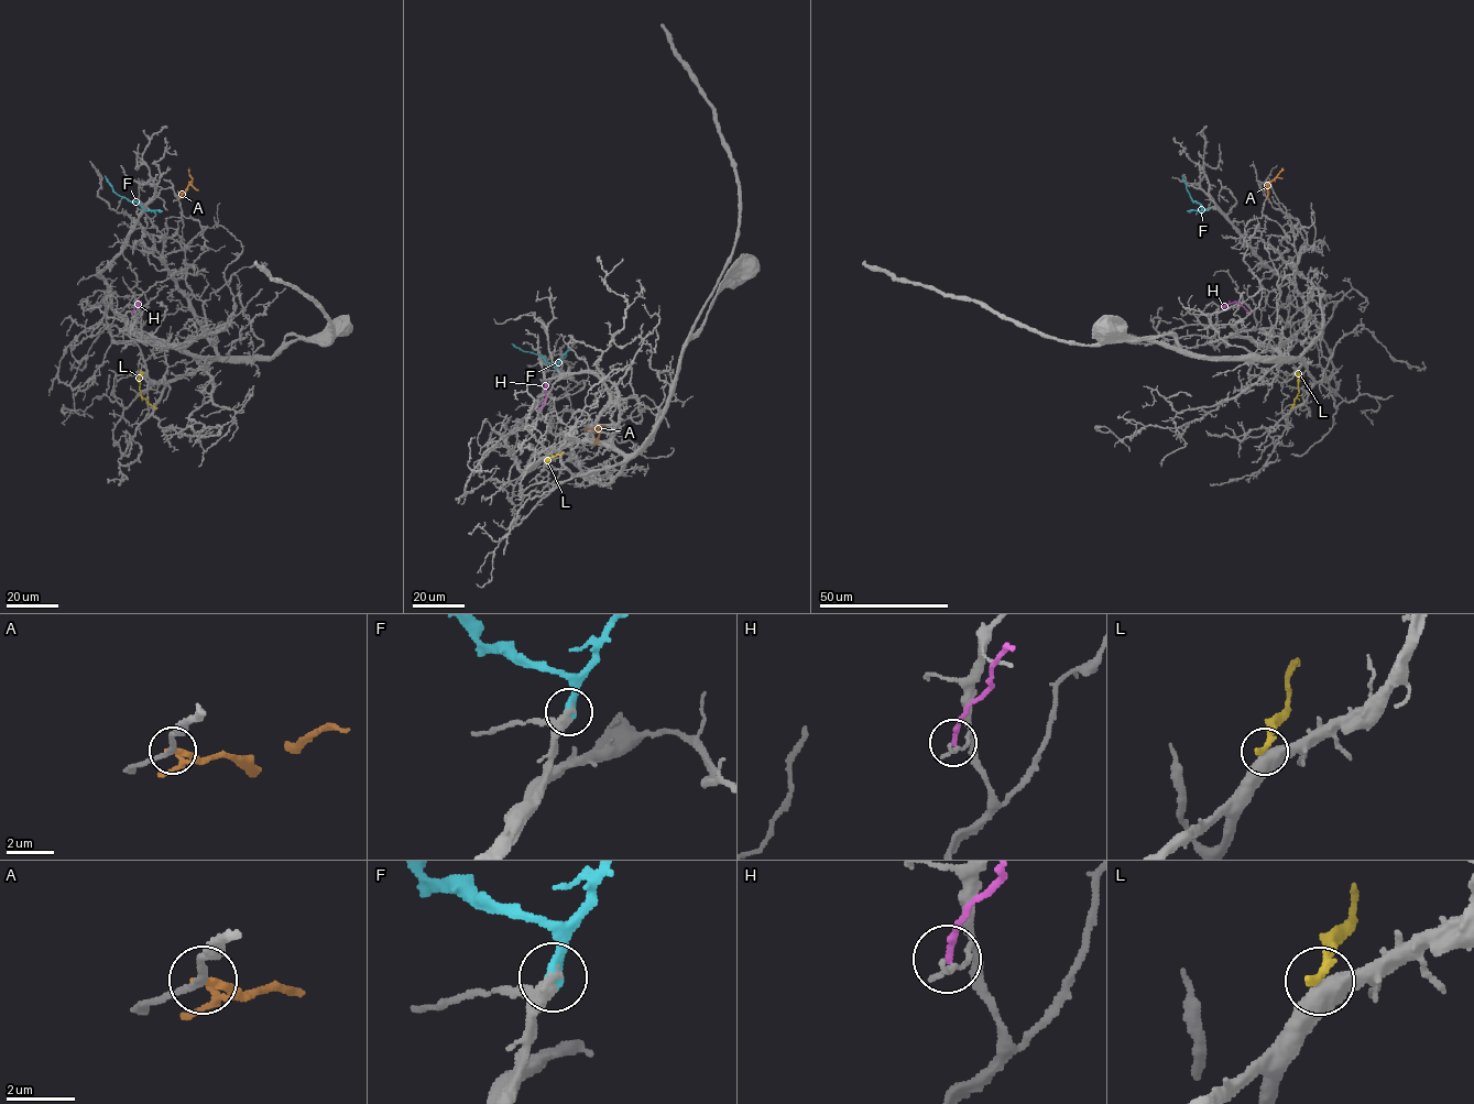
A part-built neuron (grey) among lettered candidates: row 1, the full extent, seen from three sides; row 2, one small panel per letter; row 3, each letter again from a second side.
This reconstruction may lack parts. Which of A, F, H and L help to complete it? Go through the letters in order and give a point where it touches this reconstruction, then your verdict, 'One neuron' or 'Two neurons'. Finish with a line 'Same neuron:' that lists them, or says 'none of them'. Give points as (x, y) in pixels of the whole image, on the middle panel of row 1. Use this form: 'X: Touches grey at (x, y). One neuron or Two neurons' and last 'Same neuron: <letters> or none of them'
A: Touches grey at (586, 428). Two neurons
F: Touches grey at (555, 369). One neuron
H: Touches grey at (539, 410). Two neurons
L: Touches grey at (561, 454). Two neurons
Same neuron: F

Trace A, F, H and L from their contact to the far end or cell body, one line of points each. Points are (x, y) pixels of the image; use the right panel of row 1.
A: (1266, 198), (1267, 185), (1284, 170)
F: (1208, 209), (1203, 210), (1192, 201), (1181, 175)
H: (1248, 312), (1236, 302), (1222, 307)
L: (1291, 408), (1298, 393), (1298, 370)

